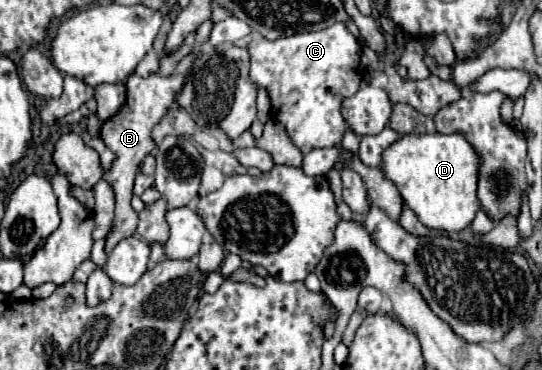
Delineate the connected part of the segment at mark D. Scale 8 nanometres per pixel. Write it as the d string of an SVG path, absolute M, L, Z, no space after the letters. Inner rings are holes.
M458 133L404 135L382 153L382 171L384 177L398 187L406 207L410 207L428 229L446 233L462 231L480 209L476 199L478 155Z

